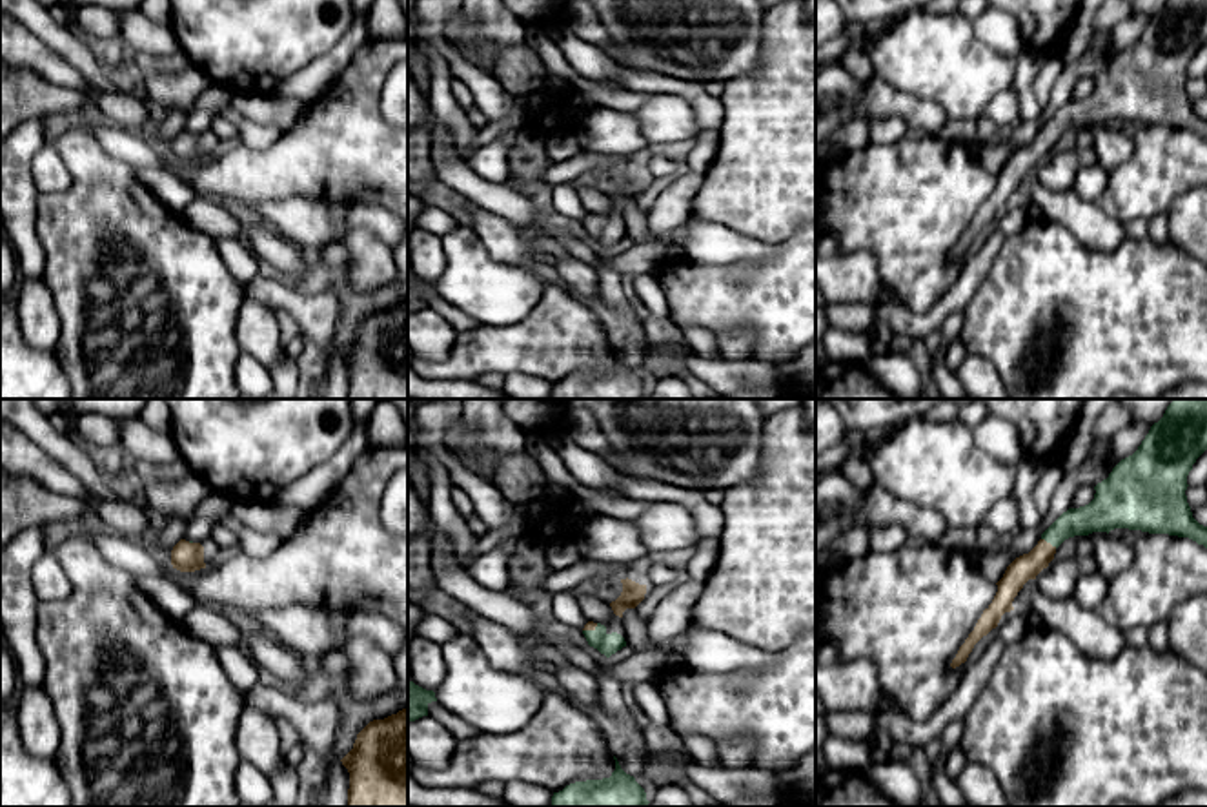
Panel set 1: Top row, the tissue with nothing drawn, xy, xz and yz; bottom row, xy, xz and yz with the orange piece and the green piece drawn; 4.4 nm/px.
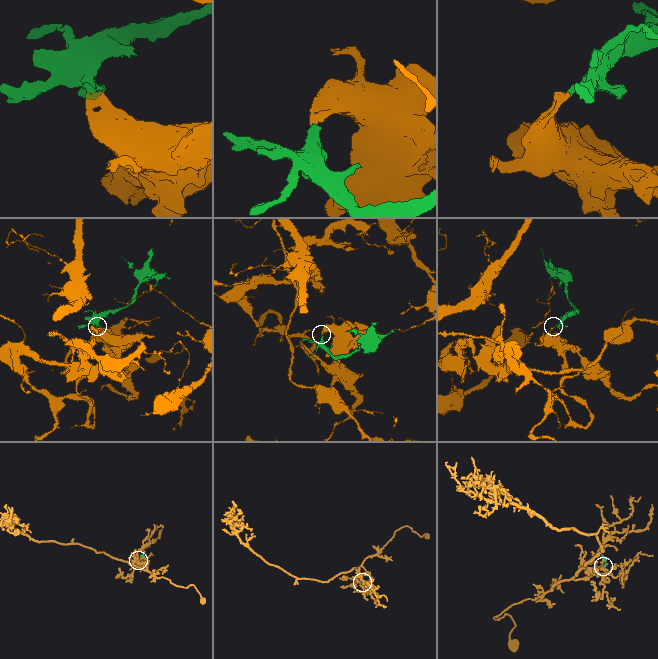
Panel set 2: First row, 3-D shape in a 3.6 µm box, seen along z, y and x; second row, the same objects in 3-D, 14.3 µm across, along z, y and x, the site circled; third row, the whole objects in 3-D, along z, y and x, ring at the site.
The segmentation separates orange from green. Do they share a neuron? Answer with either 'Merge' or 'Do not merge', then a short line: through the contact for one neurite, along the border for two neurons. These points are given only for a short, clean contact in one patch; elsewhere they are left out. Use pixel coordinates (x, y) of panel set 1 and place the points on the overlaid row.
Merge. Line: yz (1025, 567), (1049, 543), (1069, 523), (1098, 516)

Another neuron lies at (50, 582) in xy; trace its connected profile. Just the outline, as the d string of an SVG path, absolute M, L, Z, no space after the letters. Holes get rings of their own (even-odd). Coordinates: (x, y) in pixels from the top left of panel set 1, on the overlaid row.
M49 550L33 565L31 581L38 601L64 601L73 590L58 557Z

